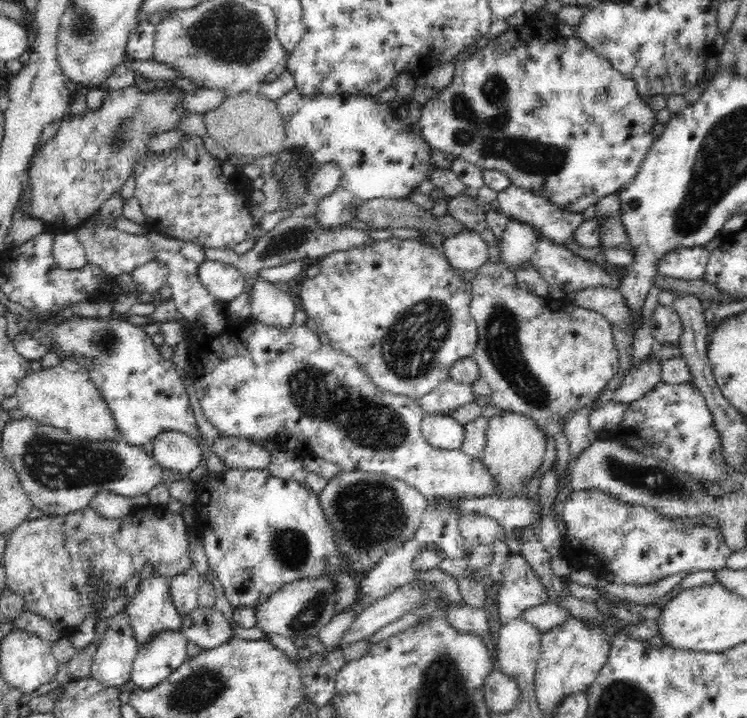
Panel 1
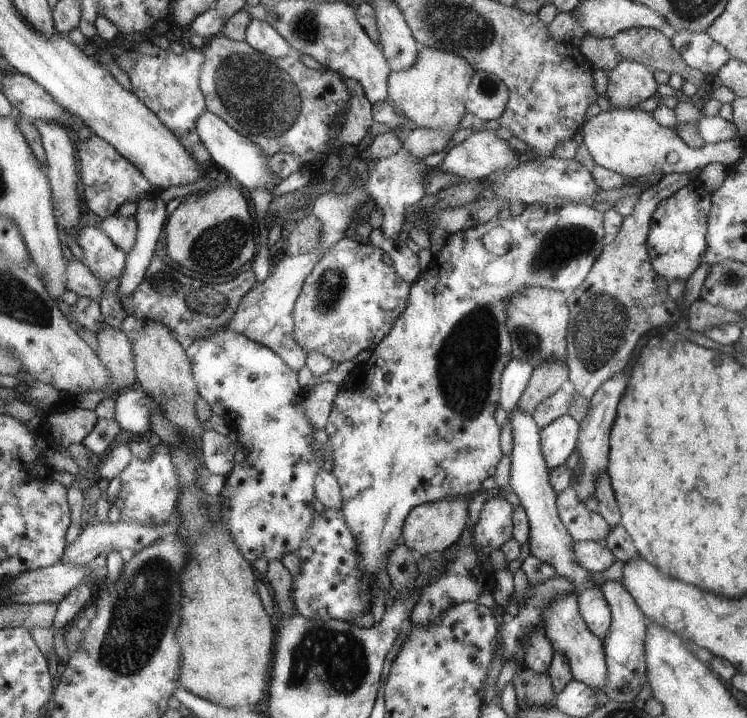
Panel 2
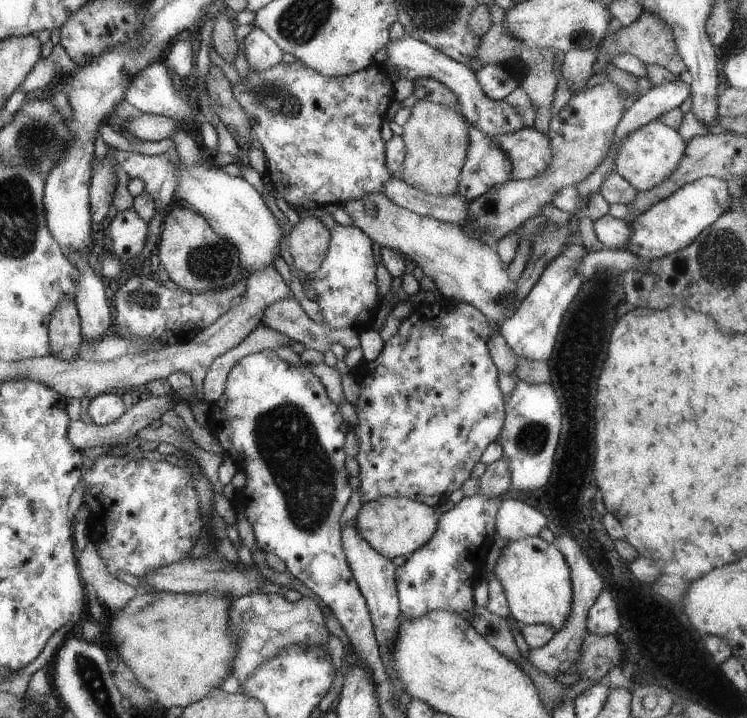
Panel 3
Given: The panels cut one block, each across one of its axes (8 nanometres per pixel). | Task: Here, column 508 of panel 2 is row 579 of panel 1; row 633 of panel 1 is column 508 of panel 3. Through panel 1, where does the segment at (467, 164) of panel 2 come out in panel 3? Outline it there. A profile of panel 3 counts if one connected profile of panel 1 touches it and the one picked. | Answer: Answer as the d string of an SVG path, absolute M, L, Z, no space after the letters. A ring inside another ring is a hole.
M523 127L517 132L496 136L493 142L511 163L514 181L534 179L547 171L552 162L552 142L548 134L533 127Z

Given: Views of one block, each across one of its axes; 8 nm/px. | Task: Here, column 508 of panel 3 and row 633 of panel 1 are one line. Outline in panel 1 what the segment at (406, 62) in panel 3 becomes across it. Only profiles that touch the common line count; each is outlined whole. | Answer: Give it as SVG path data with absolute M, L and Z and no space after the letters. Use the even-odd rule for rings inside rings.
M126 611L108 618L108 630L92 660L92 678L102 686L115 688L128 683L139 646Z

